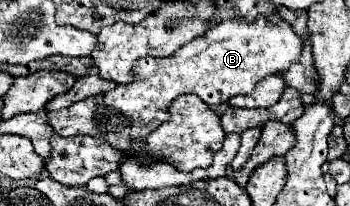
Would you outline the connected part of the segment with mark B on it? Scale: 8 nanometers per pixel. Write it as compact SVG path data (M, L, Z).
M263 16L255 18L253 22L249 18L231 18L231 20L215 24L207 34L203 34L203 38L195 38L195 40L183 44L171 56L165 56L165 58L153 58L153 56L139 58L133 66L133 70L135 70L135 80L133 82L129 82L125 86L119 84L115 90L109 90L105 94L99 94L99 96L85 98L85 100L75 102L73 106L63 108L59 112L47 112L47 122L53 126L53 130L57 134L89 134L93 138L107 140L113 148L117 148L123 154L123 160L119 164L121 180L129 188L135 188L135 190L155 188L155 190L159 190L159 188L169 188L169 186L191 184L195 180L205 180L205 178L215 180L215 178L225 176L227 166L235 158L241 143L239 134L227 134L225 144L215 154L213 164L207 170L193 170L193 172L179 172L175 166L171 166L167 162L155 160L151 156L137 156L137 152L133 150L133 140L145 140L147 134L151 134L151 130L155 130L157 126L167 122L169 120L169 104L175 98L179 98L183 94L197 94L205 104L217 106L217 104L227 102L231 96L251 94L255 84L261 82L263 78L289 70L289 66L299 60L301 52L303 52L303 40L293 32L293 26L285 20L275 24L275 22L269 22Z

